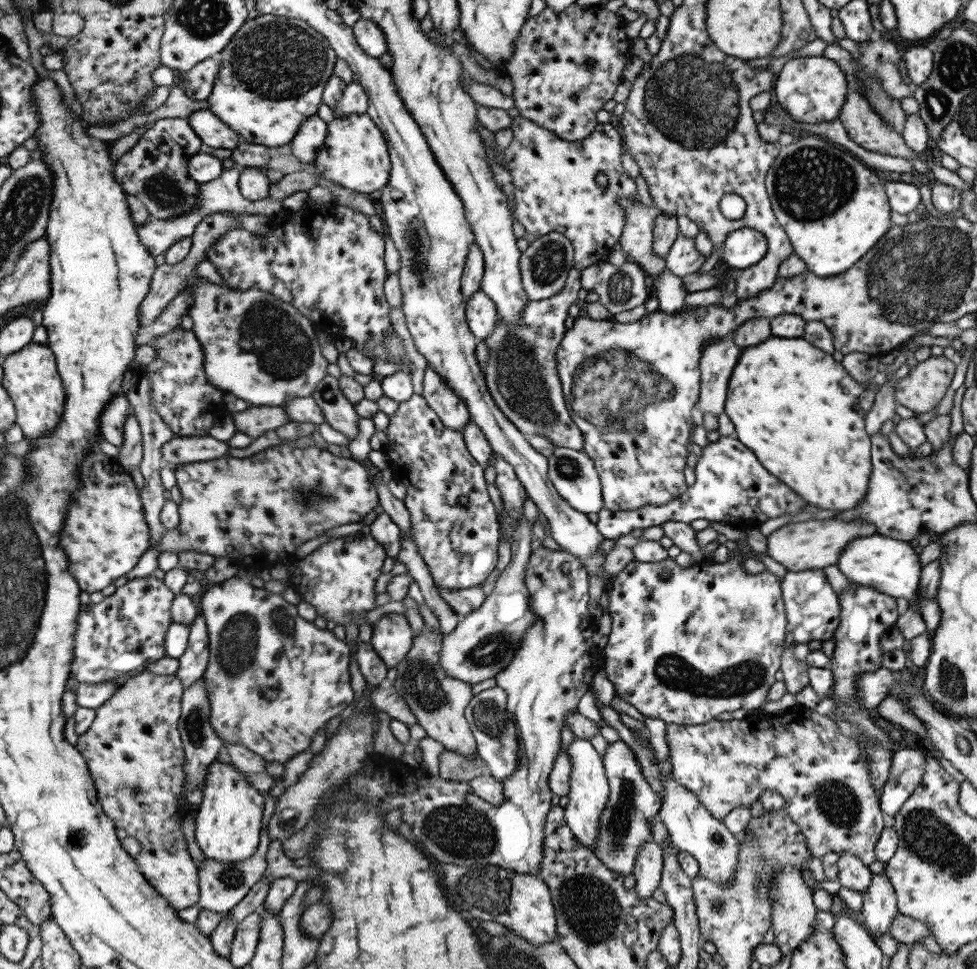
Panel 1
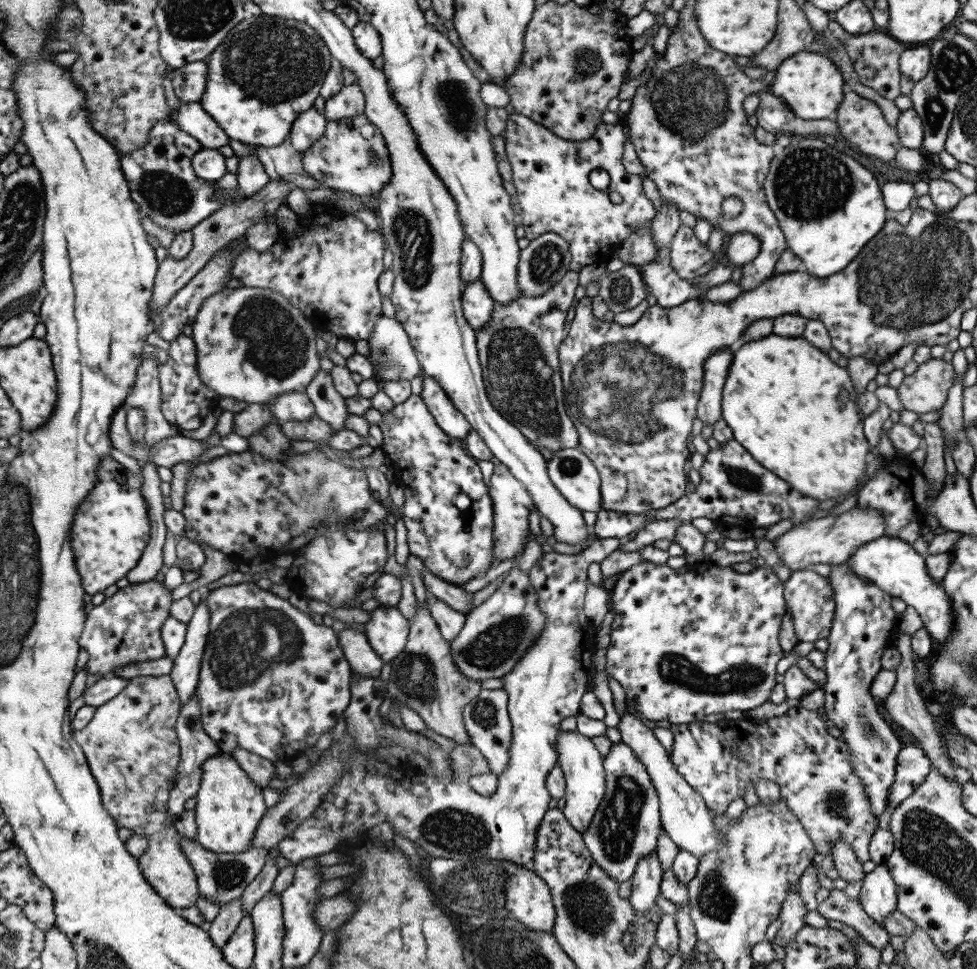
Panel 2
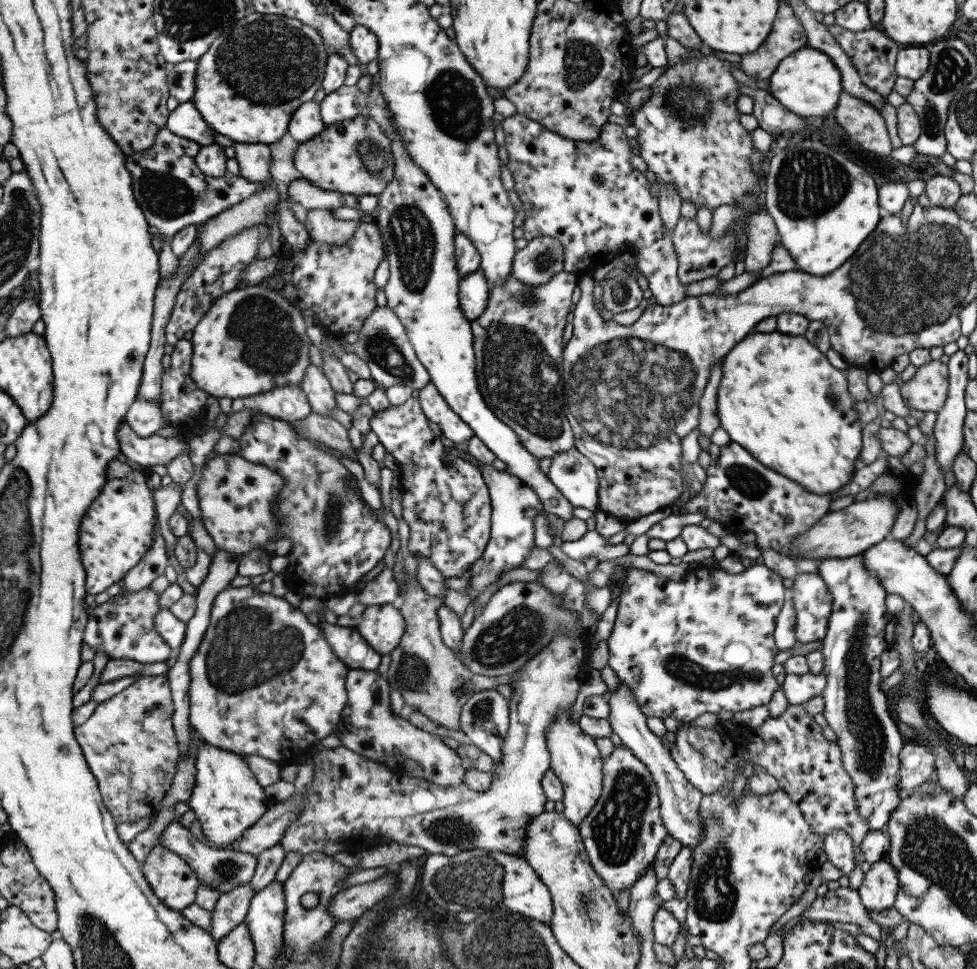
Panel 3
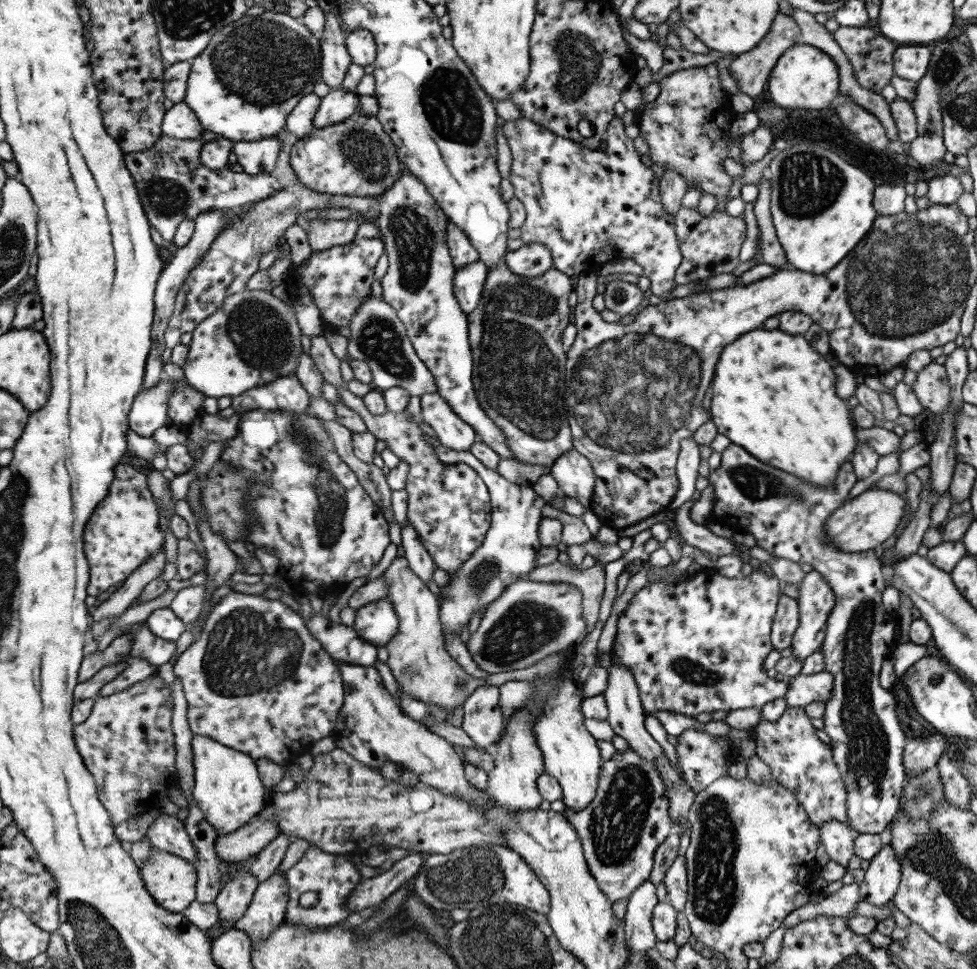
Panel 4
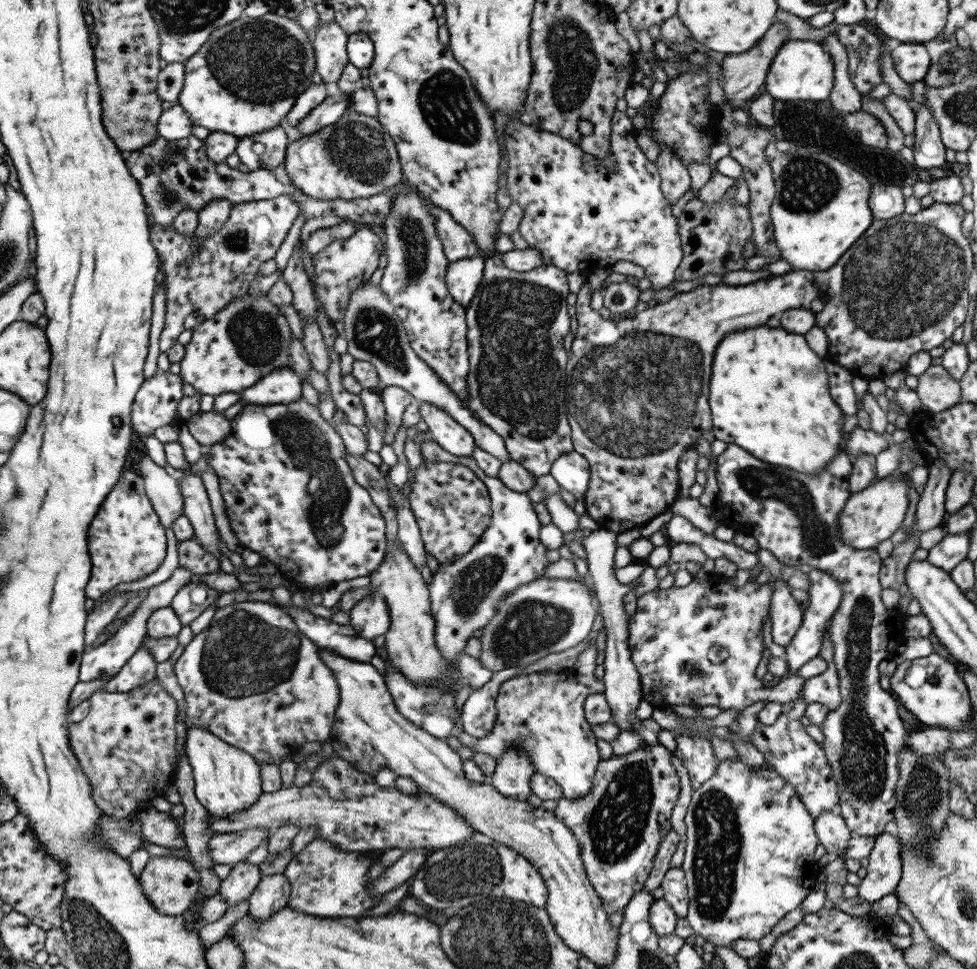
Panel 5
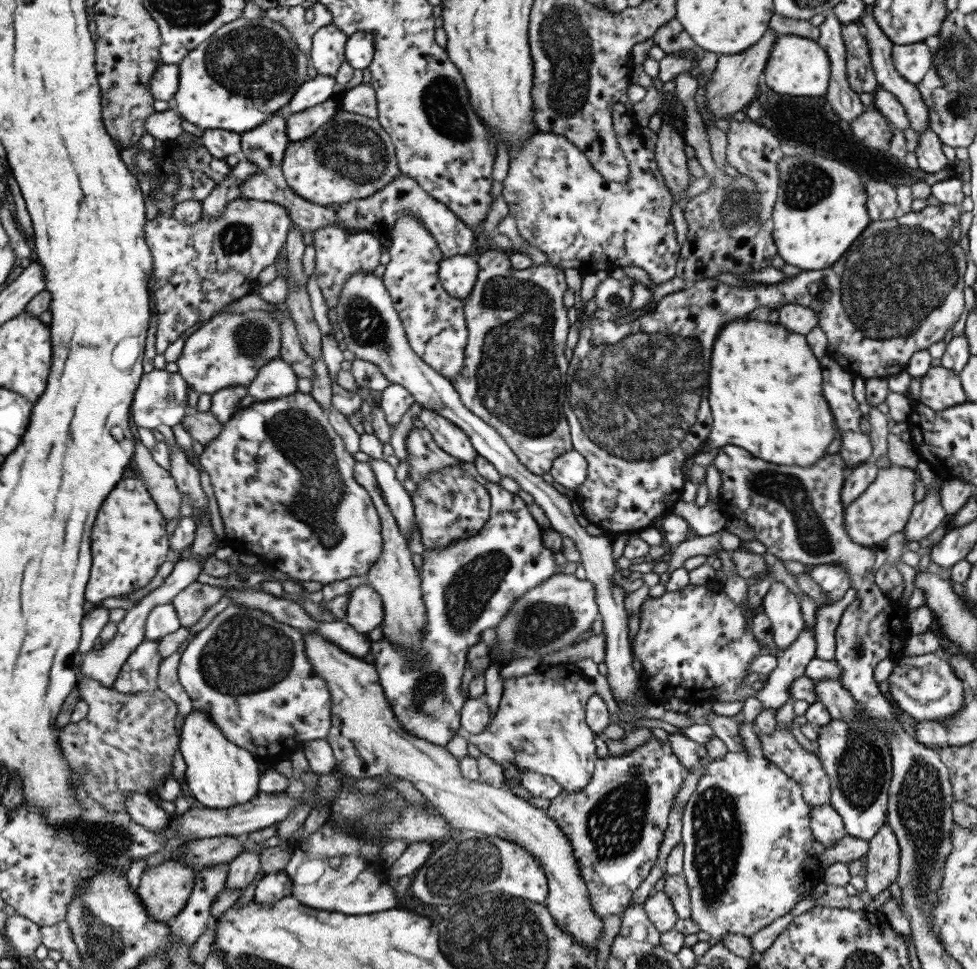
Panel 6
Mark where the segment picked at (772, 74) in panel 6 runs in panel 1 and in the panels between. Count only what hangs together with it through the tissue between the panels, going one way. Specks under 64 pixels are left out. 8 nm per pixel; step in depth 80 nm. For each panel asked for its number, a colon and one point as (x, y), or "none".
1: (812, 89)
2: (810, 85)
3: (806, 82)
4: (804, 77)
5: (802, 70)

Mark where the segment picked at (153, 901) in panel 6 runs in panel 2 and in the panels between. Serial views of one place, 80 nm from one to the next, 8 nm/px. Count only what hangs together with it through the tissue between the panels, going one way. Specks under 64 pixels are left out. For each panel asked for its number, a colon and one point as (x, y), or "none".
2: (130, 741)
3: (171, 880)
4: (170, 880)
5: (170, 883)

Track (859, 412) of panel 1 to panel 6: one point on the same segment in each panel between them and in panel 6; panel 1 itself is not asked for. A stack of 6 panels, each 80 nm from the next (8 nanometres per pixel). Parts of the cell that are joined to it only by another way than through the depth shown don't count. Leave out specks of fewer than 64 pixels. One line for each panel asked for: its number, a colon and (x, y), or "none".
2: (794, 411)
3: (778, 398)
4: (771, 394)
5: (768, 394)
6: (765, 396)

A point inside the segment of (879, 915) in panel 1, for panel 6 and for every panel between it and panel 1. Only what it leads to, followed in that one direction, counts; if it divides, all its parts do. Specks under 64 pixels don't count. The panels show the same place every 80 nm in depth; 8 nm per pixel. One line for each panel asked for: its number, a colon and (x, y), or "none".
2: (877, 895)
3: (877, 891)
4: (881, 877)
5: (883, 869)
6: (882, 856)

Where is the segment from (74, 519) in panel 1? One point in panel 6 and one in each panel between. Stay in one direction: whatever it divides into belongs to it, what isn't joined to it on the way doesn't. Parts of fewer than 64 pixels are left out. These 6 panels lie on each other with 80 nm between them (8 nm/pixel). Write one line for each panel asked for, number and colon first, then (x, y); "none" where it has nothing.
2: (112, 531)
3: (119, 524)
4: (123, 531)
5: (126, 542)
6: (128, 541)

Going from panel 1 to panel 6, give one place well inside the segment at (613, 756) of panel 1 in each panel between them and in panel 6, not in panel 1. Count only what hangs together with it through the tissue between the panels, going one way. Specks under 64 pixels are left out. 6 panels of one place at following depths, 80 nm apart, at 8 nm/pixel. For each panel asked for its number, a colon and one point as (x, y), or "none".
2: (623, 829)
3: (621, 833)
4: (619, 830)
5: (618, 825)
6: (615, 824)

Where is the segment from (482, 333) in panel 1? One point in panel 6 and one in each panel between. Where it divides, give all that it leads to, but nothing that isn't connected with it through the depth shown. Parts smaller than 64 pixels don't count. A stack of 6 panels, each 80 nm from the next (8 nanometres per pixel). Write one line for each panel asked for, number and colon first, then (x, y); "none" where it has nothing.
2: (476, 304)
3: (472, 292)
4: (467, 284)
5: (462, 277)
6: (457, 273)

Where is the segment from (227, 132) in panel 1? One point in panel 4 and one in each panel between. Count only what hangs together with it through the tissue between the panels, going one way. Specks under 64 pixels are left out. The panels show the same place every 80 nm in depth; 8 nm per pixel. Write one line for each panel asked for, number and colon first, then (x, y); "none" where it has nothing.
2: (191, 118)
3: (184, 121)
4: (178, 122)

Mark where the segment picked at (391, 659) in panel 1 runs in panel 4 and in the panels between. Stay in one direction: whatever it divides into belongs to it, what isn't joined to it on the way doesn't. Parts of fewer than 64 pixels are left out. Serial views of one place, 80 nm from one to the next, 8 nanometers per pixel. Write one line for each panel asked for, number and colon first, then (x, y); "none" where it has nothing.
2: (386, 631)
3: (381, 626)
4: (375, 622)

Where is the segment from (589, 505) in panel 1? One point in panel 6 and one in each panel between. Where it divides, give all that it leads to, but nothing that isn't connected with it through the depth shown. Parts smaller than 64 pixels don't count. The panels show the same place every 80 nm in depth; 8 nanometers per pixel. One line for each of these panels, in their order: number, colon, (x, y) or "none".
2: (573, 475)
3: (573, 475)
4: (572, 472)
5: (570, 470)
6: (568, 470)

